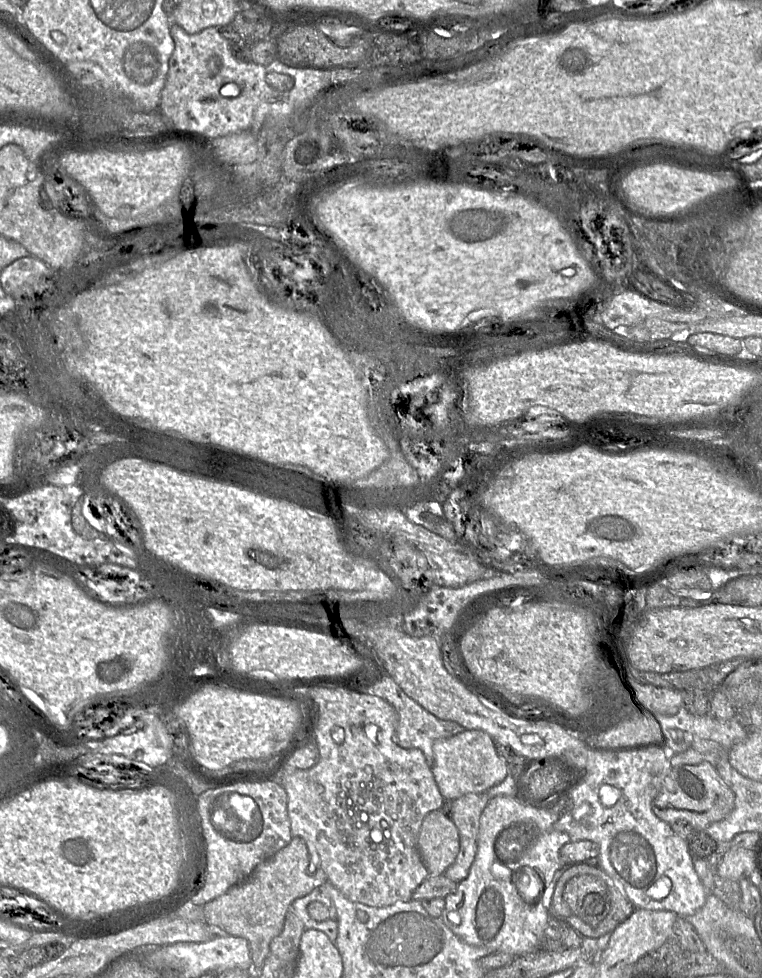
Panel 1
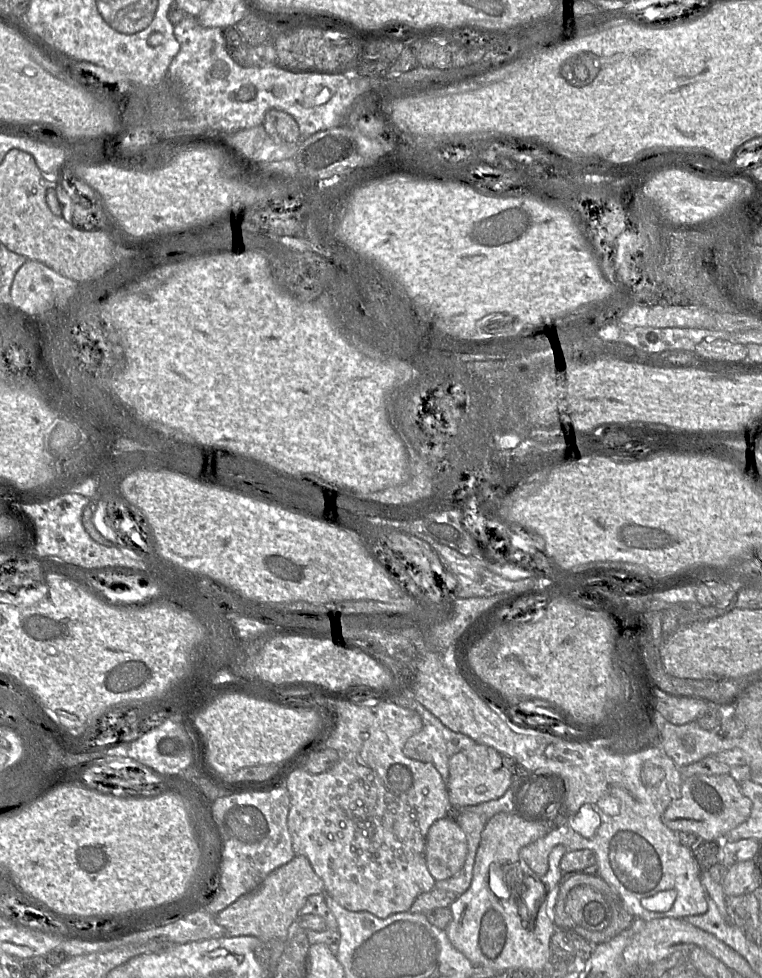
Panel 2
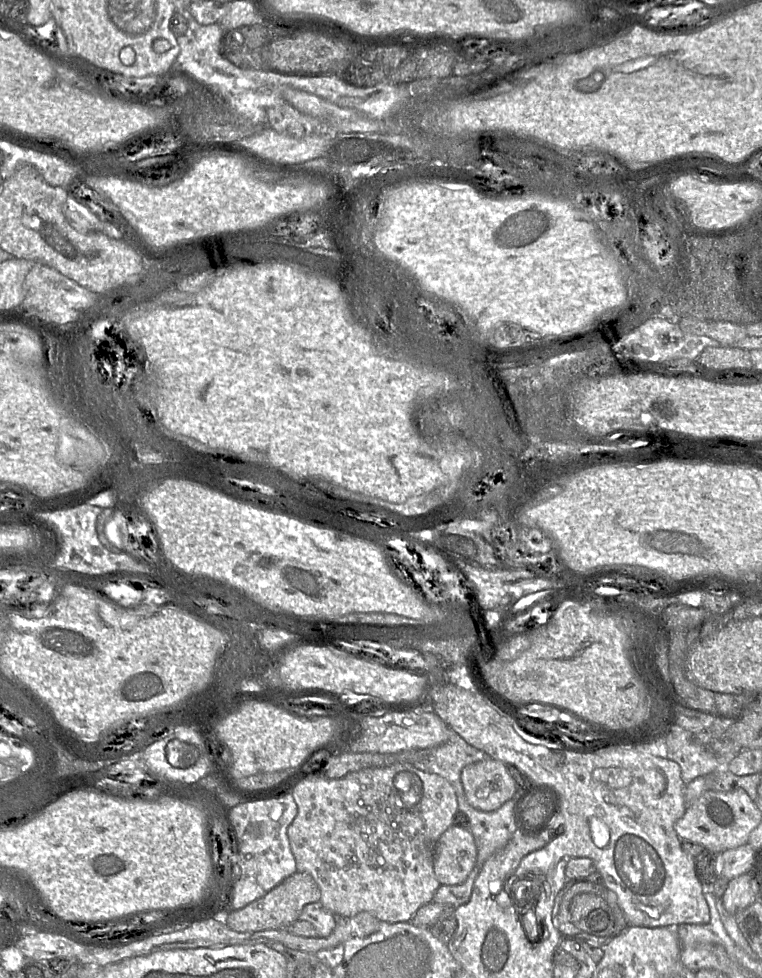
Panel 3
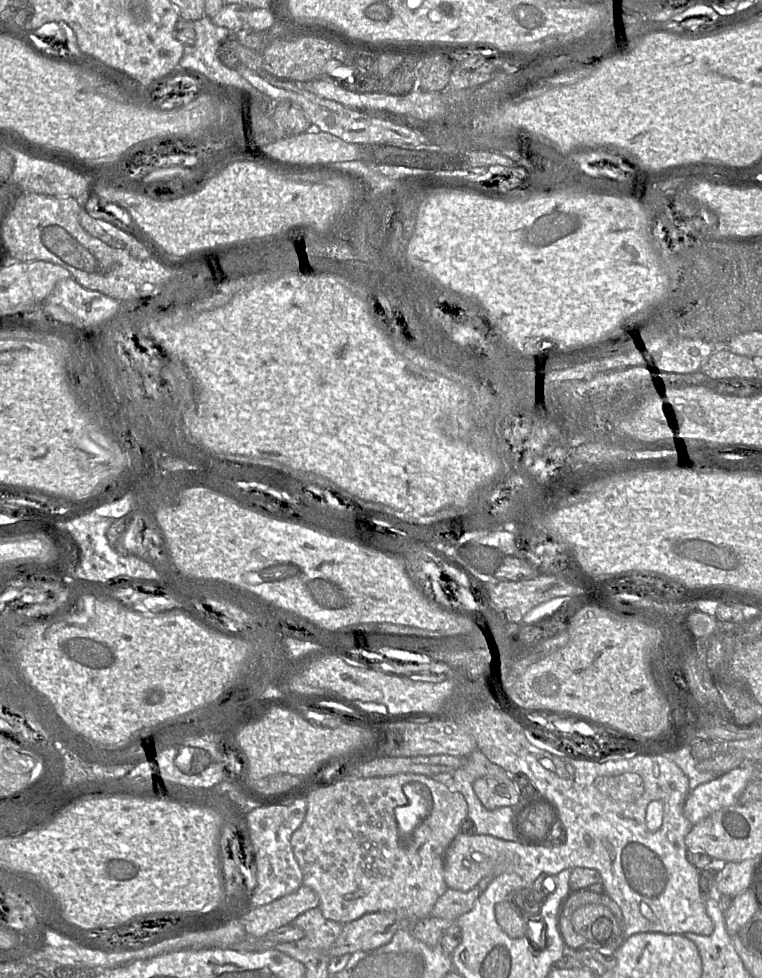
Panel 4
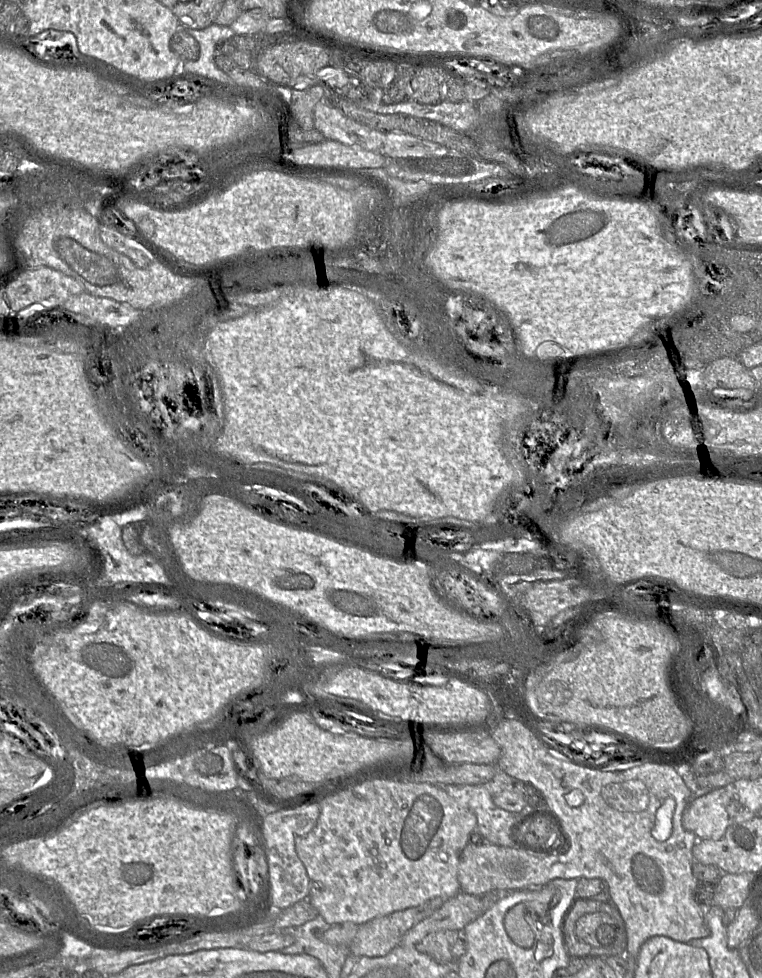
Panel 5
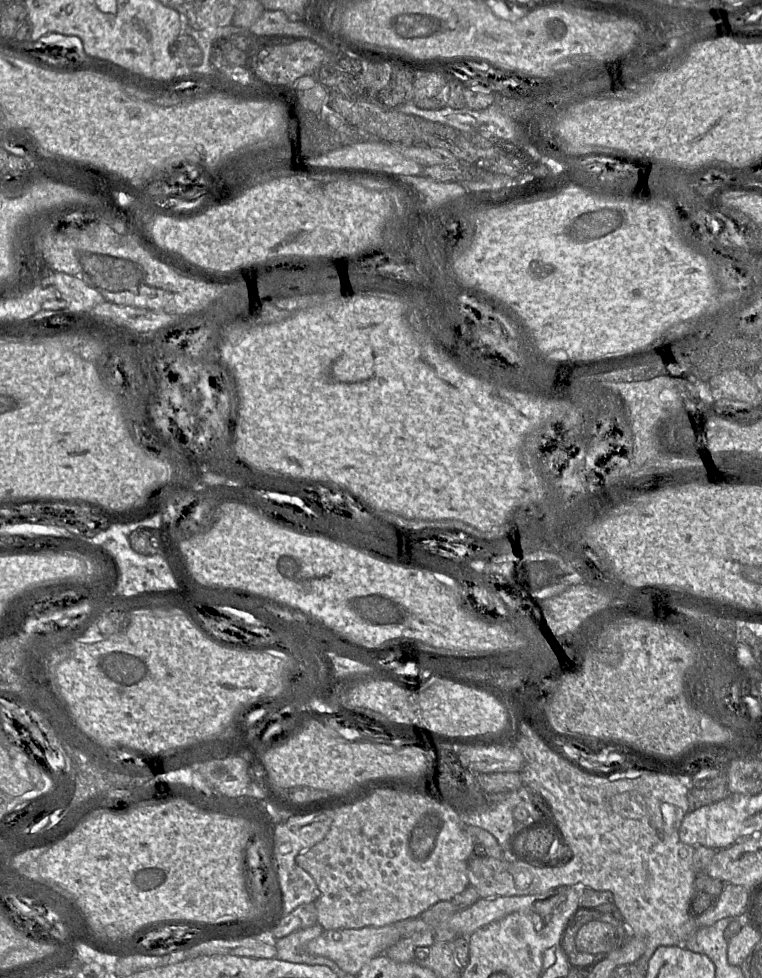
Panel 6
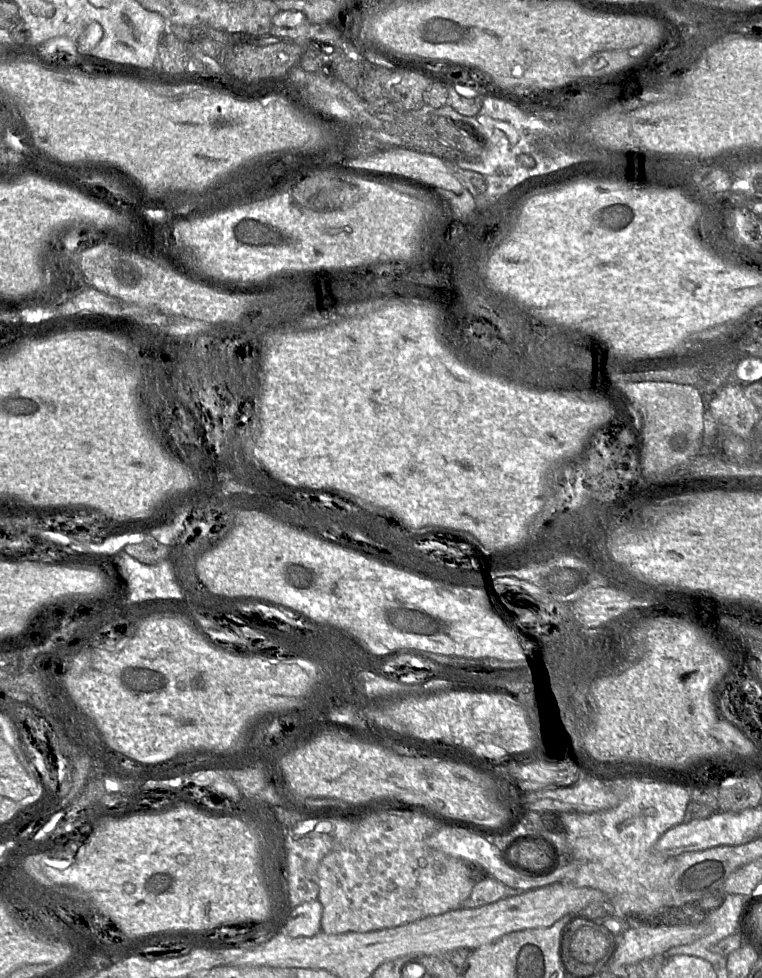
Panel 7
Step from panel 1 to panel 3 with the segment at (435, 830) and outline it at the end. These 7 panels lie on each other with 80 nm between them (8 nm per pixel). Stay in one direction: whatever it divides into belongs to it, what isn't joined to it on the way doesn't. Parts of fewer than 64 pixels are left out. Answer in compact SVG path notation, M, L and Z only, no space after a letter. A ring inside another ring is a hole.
M453 824L438 839L434 849L434 872L441 884L462 884L477 863L473 834Z

